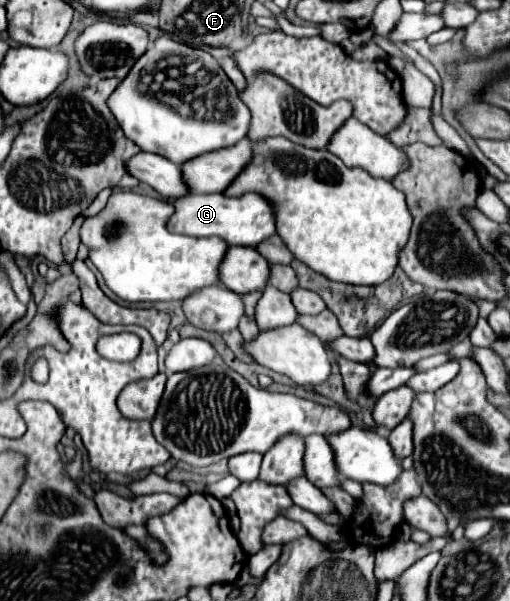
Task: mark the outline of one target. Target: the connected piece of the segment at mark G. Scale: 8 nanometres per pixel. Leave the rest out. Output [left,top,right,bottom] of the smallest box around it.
[171,194,277,246]

